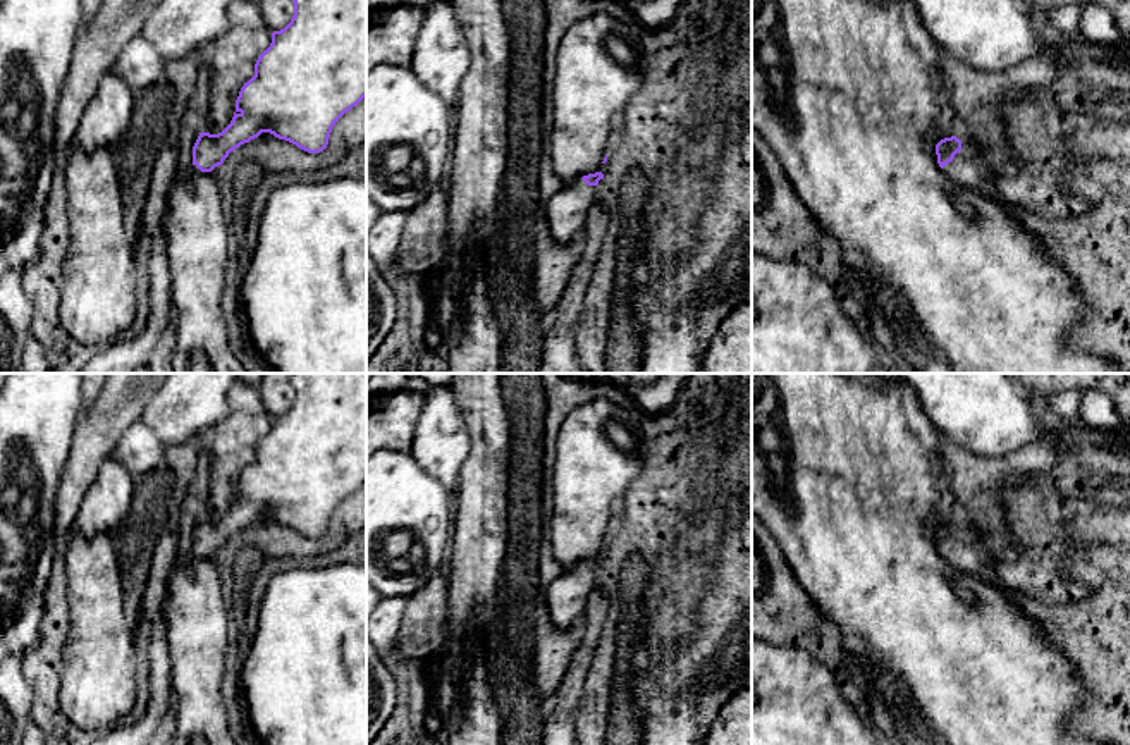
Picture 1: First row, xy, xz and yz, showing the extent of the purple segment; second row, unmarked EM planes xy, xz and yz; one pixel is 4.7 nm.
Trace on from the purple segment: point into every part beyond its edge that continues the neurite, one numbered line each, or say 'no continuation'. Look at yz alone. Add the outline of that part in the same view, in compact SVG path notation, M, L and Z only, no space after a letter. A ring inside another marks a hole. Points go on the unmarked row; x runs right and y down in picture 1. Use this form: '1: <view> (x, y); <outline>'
1: yz (972, 554); M961 526L961 535L943 552L943 557L956 573L998 585L996 552L979 532Z

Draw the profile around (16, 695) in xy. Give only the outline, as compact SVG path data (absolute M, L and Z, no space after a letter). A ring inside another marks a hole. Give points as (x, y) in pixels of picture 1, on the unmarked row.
M21 656L0 662L0 745L21 745L31 723L33 690L21 669Z

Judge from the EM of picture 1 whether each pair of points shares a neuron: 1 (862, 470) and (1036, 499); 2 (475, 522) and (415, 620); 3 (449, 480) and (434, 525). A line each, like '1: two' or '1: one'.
1: two
2: two
3: two

